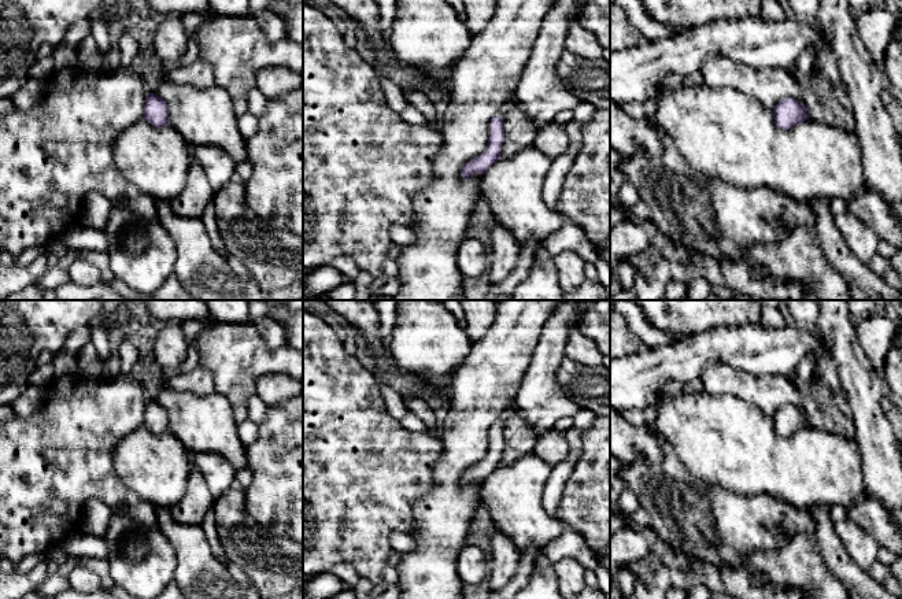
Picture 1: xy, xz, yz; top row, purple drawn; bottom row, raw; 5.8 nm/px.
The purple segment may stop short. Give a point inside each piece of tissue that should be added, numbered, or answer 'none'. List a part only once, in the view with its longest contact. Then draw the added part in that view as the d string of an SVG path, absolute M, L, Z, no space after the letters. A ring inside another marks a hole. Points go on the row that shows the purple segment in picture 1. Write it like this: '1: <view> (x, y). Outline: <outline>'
1: xz (510, 102). Outline: M513 93L499 108L499 115L503 118L506 112L517 103L515 95Z

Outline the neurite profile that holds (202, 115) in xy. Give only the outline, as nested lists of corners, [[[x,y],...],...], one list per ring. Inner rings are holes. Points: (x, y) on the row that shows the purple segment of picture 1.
[[[164,78],[156,93],[169,106],[170,125],[191,147],[223,149],[234,163],[248,159],[229,93],[217,84],[193,88]]]

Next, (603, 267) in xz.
[[[599,258],[595,266],[598,269],[598,282],[606,288],[610,300],[610,265],[603,258]]]

